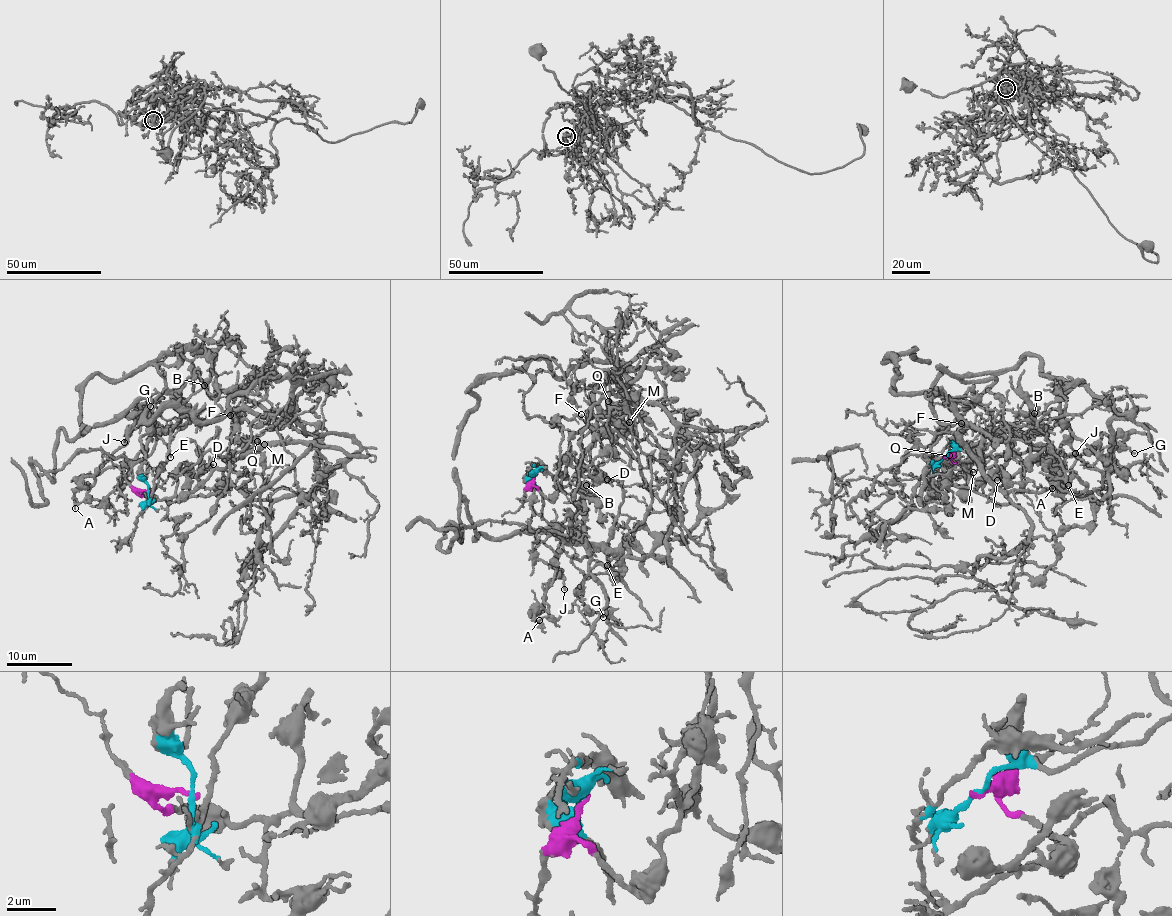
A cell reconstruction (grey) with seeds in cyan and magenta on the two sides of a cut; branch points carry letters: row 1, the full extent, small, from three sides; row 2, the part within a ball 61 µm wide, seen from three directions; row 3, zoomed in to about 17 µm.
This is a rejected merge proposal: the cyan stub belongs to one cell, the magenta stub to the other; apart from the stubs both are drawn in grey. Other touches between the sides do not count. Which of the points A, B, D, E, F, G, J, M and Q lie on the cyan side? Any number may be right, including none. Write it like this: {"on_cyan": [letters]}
{"on_cyan": ["A", "B", "E", "F", "G", "J"]}

